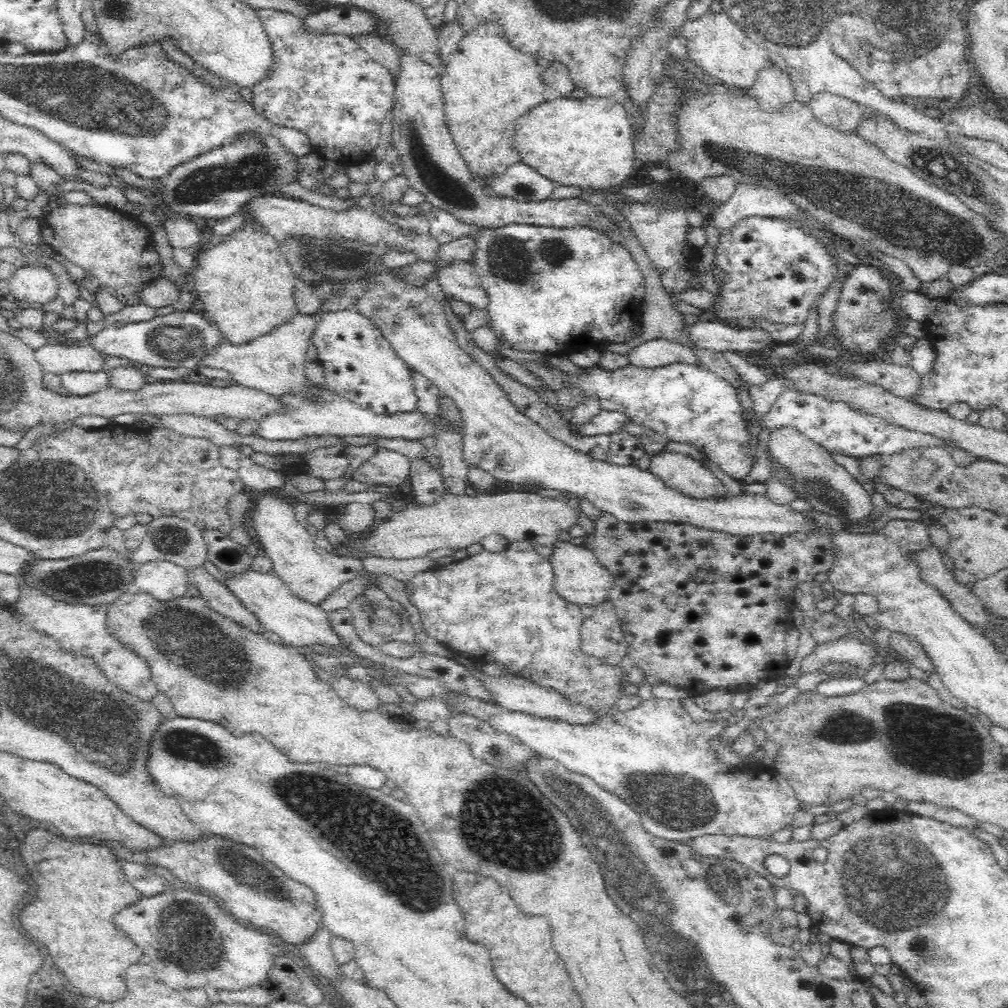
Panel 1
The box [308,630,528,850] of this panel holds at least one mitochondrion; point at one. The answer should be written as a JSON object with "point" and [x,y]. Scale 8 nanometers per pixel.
{"point":[498,754]}

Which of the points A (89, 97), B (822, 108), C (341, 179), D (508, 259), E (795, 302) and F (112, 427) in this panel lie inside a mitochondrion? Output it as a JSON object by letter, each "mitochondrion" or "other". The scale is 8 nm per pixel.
{"A":"mitochondrion","B":"other","C":"other","D":"mitochondrion","E":"other","F":"other"}

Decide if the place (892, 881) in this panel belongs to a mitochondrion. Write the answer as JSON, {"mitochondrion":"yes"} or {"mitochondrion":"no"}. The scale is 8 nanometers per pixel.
{"mitochondrion":"yes"}

